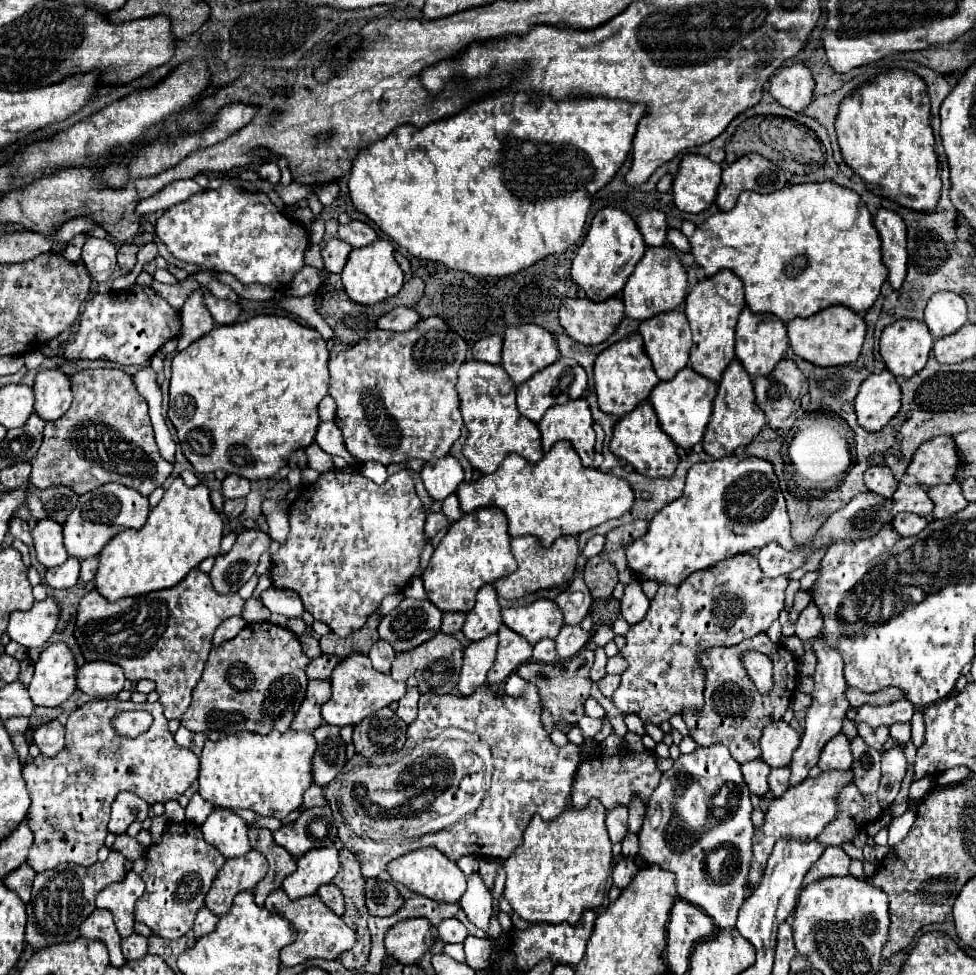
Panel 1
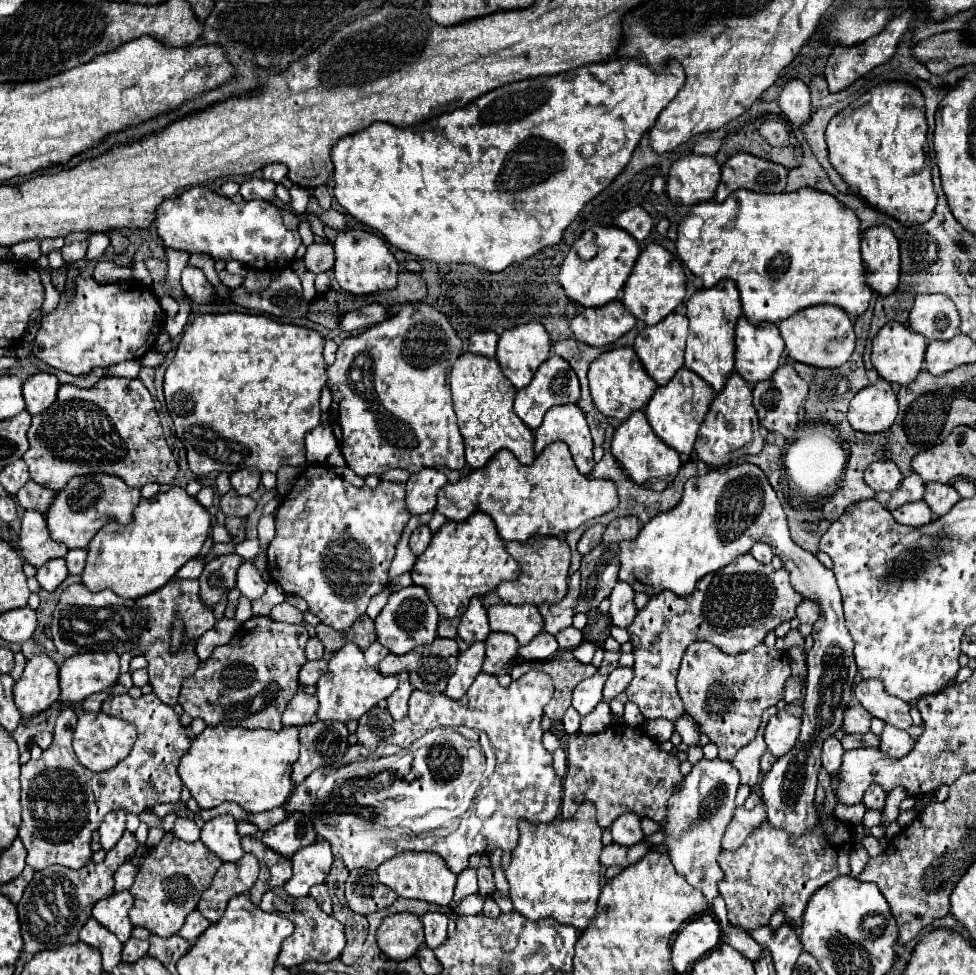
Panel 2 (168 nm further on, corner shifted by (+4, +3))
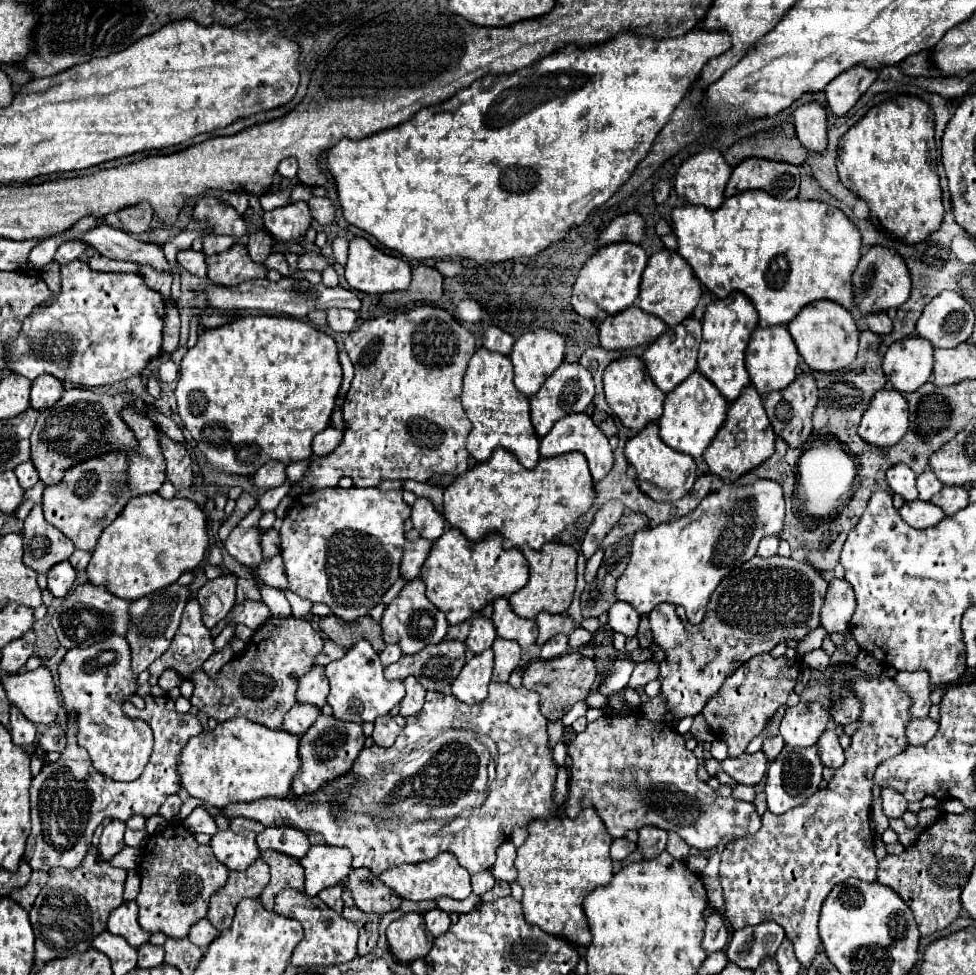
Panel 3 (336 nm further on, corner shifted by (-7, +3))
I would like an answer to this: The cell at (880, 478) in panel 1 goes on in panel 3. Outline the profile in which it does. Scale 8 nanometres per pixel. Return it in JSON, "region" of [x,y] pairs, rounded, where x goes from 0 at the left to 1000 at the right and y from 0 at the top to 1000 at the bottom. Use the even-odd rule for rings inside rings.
{"region":[[[919,475],[917,479],[909,481],[909,495],[911,495],[913,504],[923,508],[927,514],[940,512],[938,491],[940,491],[940,487],[927,475]]]}

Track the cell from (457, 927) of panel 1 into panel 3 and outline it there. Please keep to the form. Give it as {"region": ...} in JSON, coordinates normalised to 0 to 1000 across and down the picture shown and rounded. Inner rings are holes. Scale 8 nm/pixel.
{"region":[[[452,932],[438,934],[438,936],[435,936],[435,947],[438,947],[438,953],[440,953],[440,957],[442,957],[444,961],[450,961],[450,959],[458,957],[458,955],[460,955],[460,949],[462,949],[460,936],[456,936],[456,934],[452,934]]]}

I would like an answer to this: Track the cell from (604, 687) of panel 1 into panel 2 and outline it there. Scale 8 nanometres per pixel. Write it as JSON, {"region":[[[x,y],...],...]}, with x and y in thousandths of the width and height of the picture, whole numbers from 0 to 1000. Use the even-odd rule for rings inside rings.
{"region":[[[633,684],[625,690],[623,694],[623,701],[619,705],[619,719],[625,721],[631,713],[635,713],[637,709],[641,709],[641,705],[645,703],[648,698],[648,692],[650,692],[650,686],[648,684]]]}

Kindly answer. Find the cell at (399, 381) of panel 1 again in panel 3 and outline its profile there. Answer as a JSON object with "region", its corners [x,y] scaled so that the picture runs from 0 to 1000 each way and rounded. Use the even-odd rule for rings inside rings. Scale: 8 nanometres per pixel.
{"region":[[[433,313],[403,327],[388,325],[374,329],[358,342],[353,360],[364,376],[364,387],[351,415],[353,446],[343,465],[335,469],[319,469],[319,479],[308,493],[313,504],[343,499],[351,485],[362,491],[364,499],[386,499],[394,491],[440,493],[446,485],[476,485],[481,479],[476,454],[483,444],[483,434],[476,428],[470,407],[478,372],[487,360],[485,344],[458,319]]]}

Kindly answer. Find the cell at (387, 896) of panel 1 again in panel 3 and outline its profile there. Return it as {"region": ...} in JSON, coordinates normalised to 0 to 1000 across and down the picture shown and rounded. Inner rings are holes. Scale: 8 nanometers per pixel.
{"region":[[[362,891],[353,906],[364,922],[364,928],[374,936],[394,938],[397,934],[409,930],[413,924],[378,891]]]}

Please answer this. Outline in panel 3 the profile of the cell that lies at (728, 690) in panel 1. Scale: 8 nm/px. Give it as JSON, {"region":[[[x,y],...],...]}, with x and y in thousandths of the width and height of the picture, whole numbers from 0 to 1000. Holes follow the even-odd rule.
{"region":[[[790,670],[774,672],[774,674],[769,674],[769,678],[757,682],[743,696],[737,711],[724,719],[724,723],[720,725],[718,731],[724,739],[724,744],[728,746],[728,750],[739,760],[745,762],[749,776],[757,776],[759,772],[763,772],[769,758],[774,754],[778,754],[782,750],[782,746],[786,744],[786,739],[794,733],[794,729],[800,723],[804,723],[806,713],[813,709],[813,705],[817,701],[819,688],[821,688],[819,680],[806,676],[804,672],[802,674],[792,674]]]}

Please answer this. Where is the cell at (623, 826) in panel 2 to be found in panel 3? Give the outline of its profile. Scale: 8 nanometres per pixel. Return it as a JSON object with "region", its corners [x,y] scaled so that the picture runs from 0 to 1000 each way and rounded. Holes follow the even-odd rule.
{"region":[[[657,848],[655,850],[655,863],[653,873],[659,877],[659,881],[671,881],[681,873],[683,865],[683,852],[675,848]]]}

